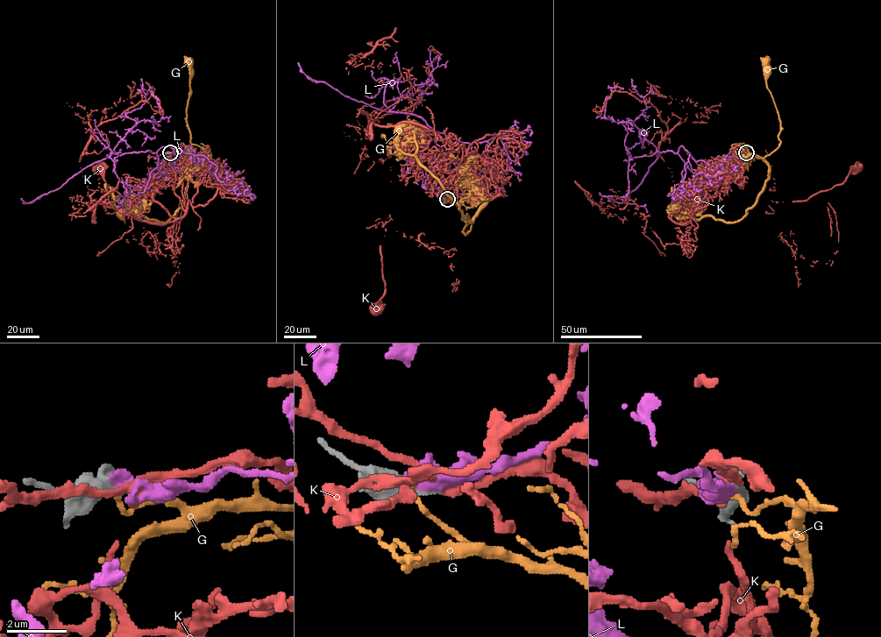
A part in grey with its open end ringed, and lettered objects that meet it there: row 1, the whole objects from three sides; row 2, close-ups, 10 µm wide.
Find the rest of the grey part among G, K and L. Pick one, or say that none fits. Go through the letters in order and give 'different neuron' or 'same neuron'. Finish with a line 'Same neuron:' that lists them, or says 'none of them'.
G: different neuron
K: different neuron
L: different neuron
Same neuron: none of them

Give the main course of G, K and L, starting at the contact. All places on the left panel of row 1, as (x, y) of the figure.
G: (168, 152), (192, 154), (202, 160), (209, 156), (198, 158), (190, 143), (186, 117), (190, 90), (188, 63)
K: (170, 152), (181, 159), (186, 212), (176, 218), (153, 194), (103, 201), (108, 184), (97, 168)
L: (168, 152), (181, 152), (173, 166), (167, 146), (114, 152), (138, 123), (160, 120), (155, 89)

